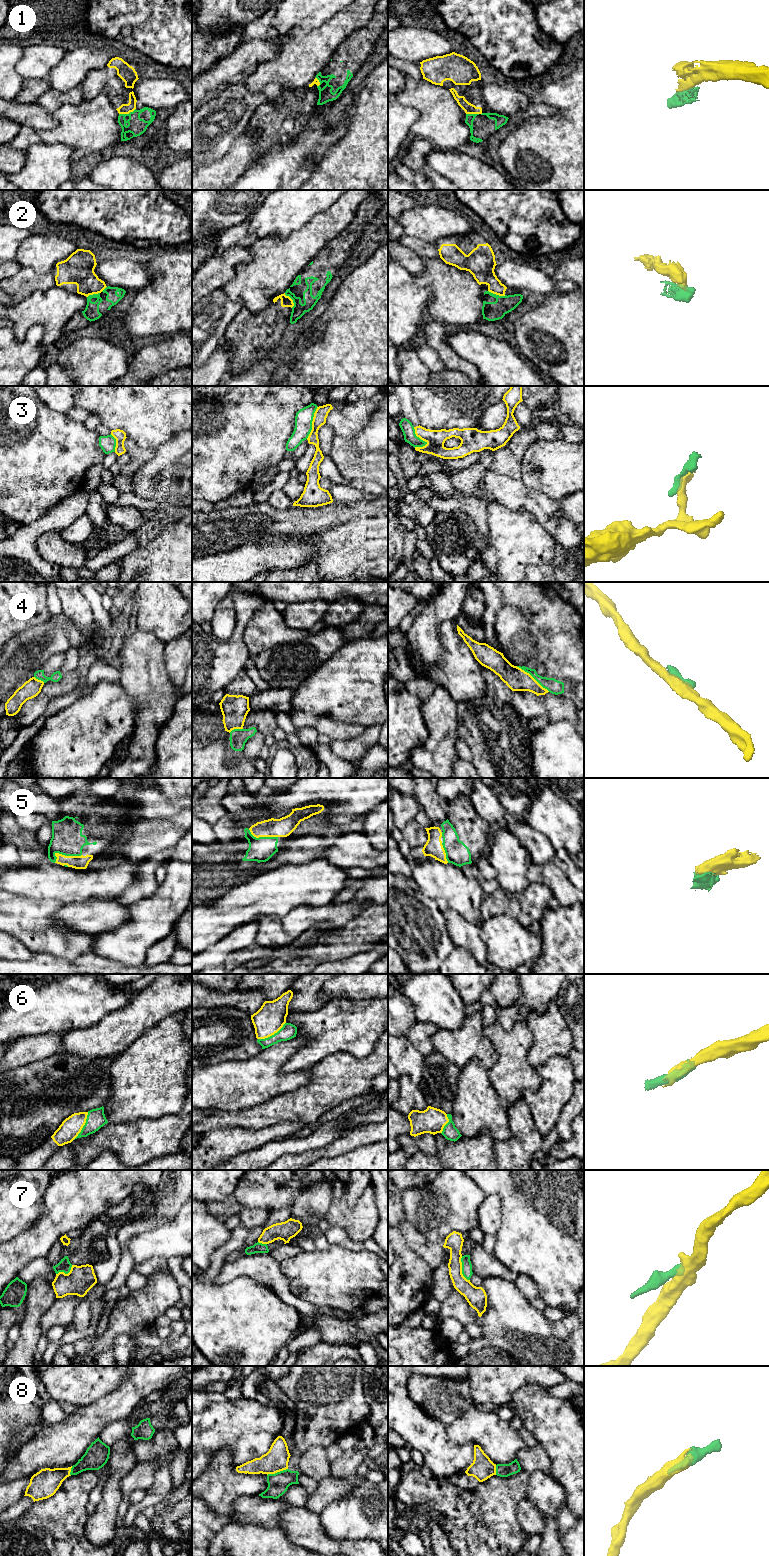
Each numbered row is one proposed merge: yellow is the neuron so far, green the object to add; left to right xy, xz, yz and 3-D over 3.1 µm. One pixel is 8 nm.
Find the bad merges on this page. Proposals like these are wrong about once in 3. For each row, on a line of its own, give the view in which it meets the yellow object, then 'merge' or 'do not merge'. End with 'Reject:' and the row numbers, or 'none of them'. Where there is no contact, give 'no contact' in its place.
1: contact in xy; do not merge
2: contact in yz; do not merge
3: contact in yz; do not merge
4: contact in yz; do not merge
5: contact in xy; merge
6: contact in xz; merge
7: contact in yz; do not merge
8: contact in xz; do not merge
Reject: 1, 2, 3, 4, 7, 8

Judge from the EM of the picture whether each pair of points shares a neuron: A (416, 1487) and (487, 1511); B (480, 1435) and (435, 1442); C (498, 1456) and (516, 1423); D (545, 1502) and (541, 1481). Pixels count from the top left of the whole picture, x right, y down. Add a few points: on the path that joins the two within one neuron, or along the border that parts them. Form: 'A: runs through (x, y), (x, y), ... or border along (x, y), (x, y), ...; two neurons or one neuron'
A: runs through (434, 1493), (449, 1499), (465, 1511), (469, 1511); one neuron
B: border along (446, 1427), (446, 1433), (452, 1441), (473, 1444); two neurons
C: border along (508, 1421), (517, 1430); two neurons
D: runs through (545, 1497), (541, 1486); one neuron

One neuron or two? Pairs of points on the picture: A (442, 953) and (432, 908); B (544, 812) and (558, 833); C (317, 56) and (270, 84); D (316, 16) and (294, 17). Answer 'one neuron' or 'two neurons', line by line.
A: one neuron
B: one neuron
C: one neuron
D: one neuron

